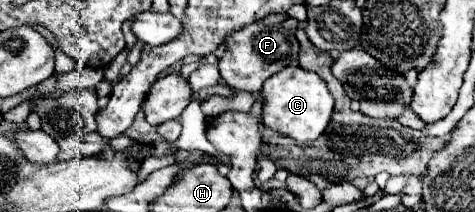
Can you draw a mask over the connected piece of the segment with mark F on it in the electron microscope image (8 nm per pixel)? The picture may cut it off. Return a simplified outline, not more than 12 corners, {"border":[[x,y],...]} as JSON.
{"border":[[254,22],[230,34],[224,82],[260,92],[298,60],[282,24]]}

